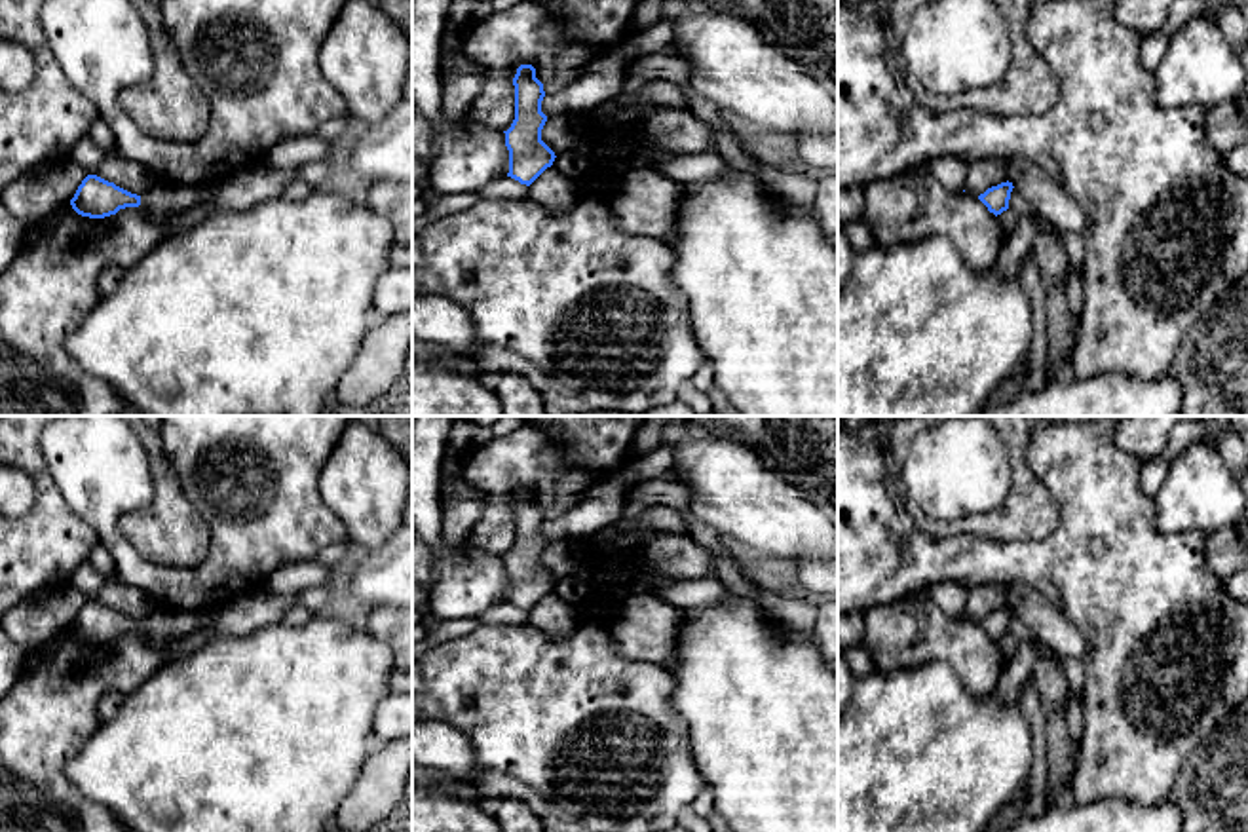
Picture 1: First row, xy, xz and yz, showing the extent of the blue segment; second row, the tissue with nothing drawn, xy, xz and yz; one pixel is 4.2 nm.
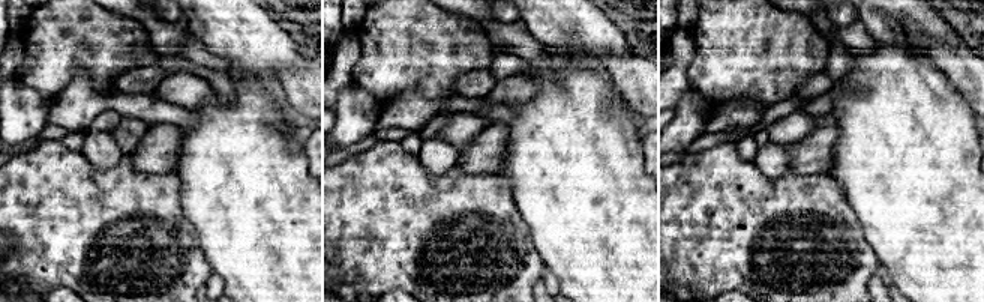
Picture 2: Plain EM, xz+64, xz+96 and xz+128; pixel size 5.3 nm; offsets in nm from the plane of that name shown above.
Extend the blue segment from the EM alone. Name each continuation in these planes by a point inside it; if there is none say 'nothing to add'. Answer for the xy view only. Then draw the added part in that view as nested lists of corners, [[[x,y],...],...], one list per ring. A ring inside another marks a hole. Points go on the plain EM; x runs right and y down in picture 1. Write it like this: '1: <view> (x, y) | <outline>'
1: xy (162, 624) | [[[154,606],[152,612],[141,621],[141,631],[148,638],[167,644],[175,638],[192,634],[213,623],[213,612],[179,612],[165,606]]]

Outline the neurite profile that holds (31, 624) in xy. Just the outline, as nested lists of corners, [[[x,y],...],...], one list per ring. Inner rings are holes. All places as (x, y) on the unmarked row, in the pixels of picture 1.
[[[66,585],[46,598],[27,598],[13,606],[0,619],[0,627],[30,655],[59,631],[68,629],[85,602],[87,596]]]

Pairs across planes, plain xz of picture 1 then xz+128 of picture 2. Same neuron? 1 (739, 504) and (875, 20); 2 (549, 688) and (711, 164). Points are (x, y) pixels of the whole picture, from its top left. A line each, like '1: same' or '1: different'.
1: same
2: same

